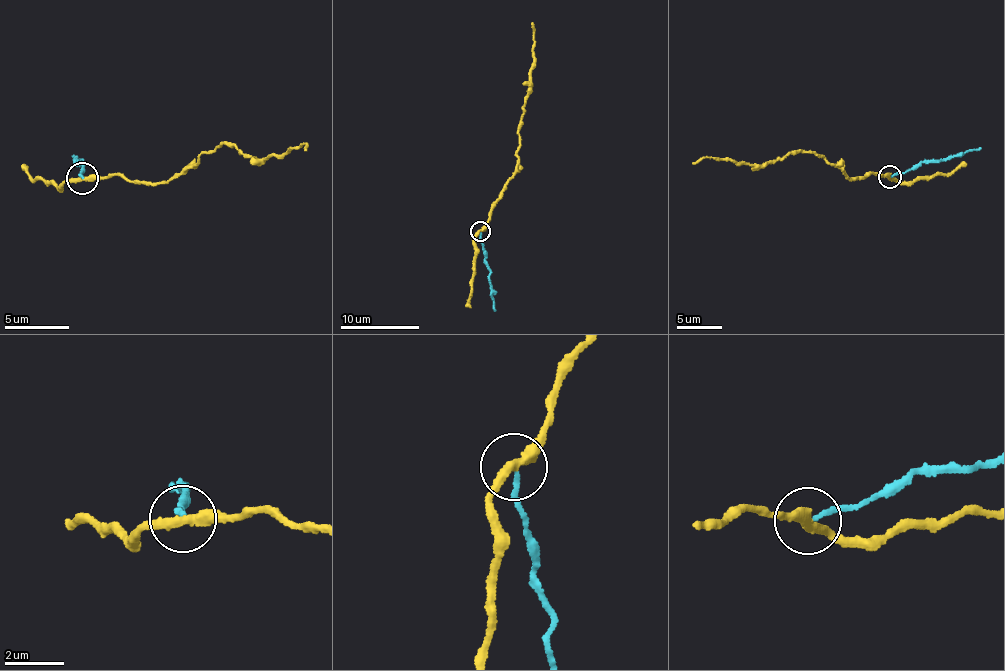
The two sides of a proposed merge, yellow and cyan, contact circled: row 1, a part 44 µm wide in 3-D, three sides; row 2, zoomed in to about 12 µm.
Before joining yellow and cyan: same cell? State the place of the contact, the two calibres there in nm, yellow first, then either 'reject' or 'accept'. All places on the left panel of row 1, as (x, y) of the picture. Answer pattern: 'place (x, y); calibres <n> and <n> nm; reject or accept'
place (82, 178); calibres 340 and 170 nm; reject

